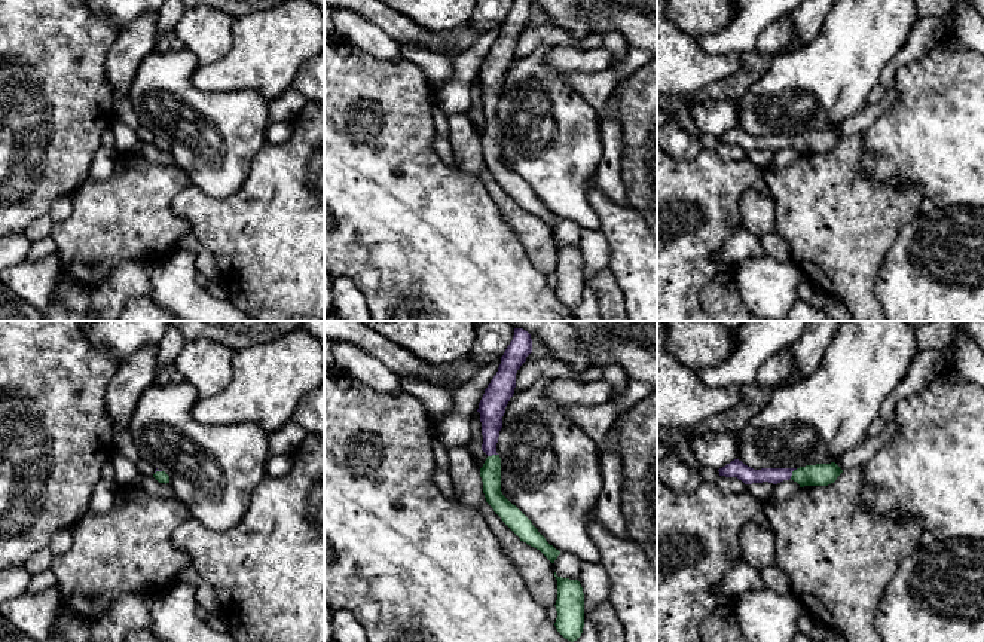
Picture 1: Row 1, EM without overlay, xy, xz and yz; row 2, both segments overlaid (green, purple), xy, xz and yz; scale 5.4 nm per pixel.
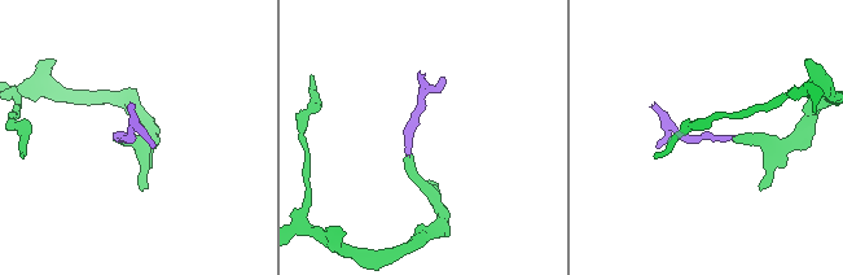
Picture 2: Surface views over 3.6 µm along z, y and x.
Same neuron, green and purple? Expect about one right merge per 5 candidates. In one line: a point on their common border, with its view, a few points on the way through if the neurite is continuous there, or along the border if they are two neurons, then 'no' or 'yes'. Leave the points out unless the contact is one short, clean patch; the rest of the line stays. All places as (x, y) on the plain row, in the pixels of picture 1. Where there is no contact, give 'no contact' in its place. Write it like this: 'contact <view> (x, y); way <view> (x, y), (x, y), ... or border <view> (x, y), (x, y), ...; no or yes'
contact yz (792, 140); way yz (821, 141), (792, 140), (746, 141); yes

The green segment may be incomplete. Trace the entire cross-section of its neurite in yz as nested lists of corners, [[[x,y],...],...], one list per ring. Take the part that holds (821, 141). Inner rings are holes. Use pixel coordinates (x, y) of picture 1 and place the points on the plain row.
[[[734,126],[725,134],[719,135],[719,143],[737,144],[745,152],[768,149],[777,152],[783,147],[794,147],[804,153],[828,153],[837,147],[843,137],[835,131],[816,131],[800,135],[761,135],[754,137],[742,128]]]

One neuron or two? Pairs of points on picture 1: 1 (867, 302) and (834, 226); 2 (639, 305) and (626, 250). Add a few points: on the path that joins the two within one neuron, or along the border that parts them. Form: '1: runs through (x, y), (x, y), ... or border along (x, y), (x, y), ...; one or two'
1: runs through (853, 283), (846, 269), (840, 245); one
2: runs through (639, 292), (639, 263); one

